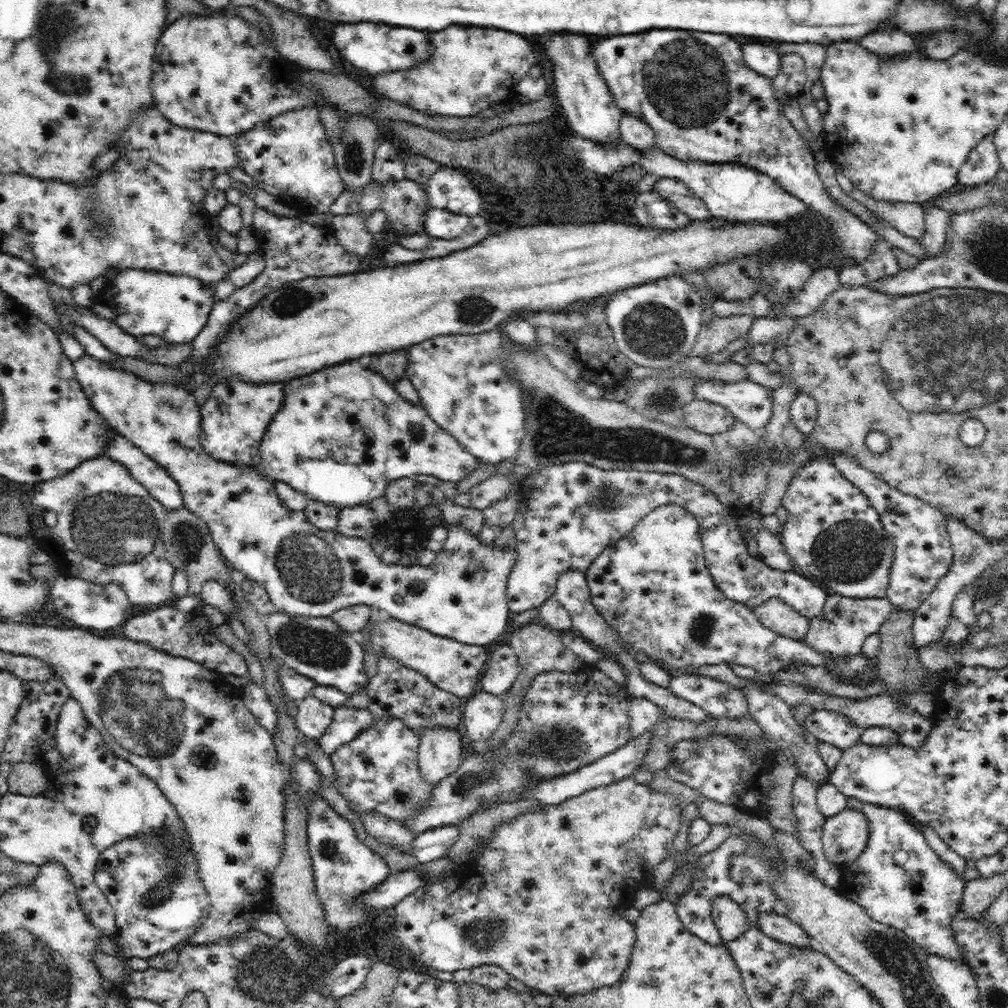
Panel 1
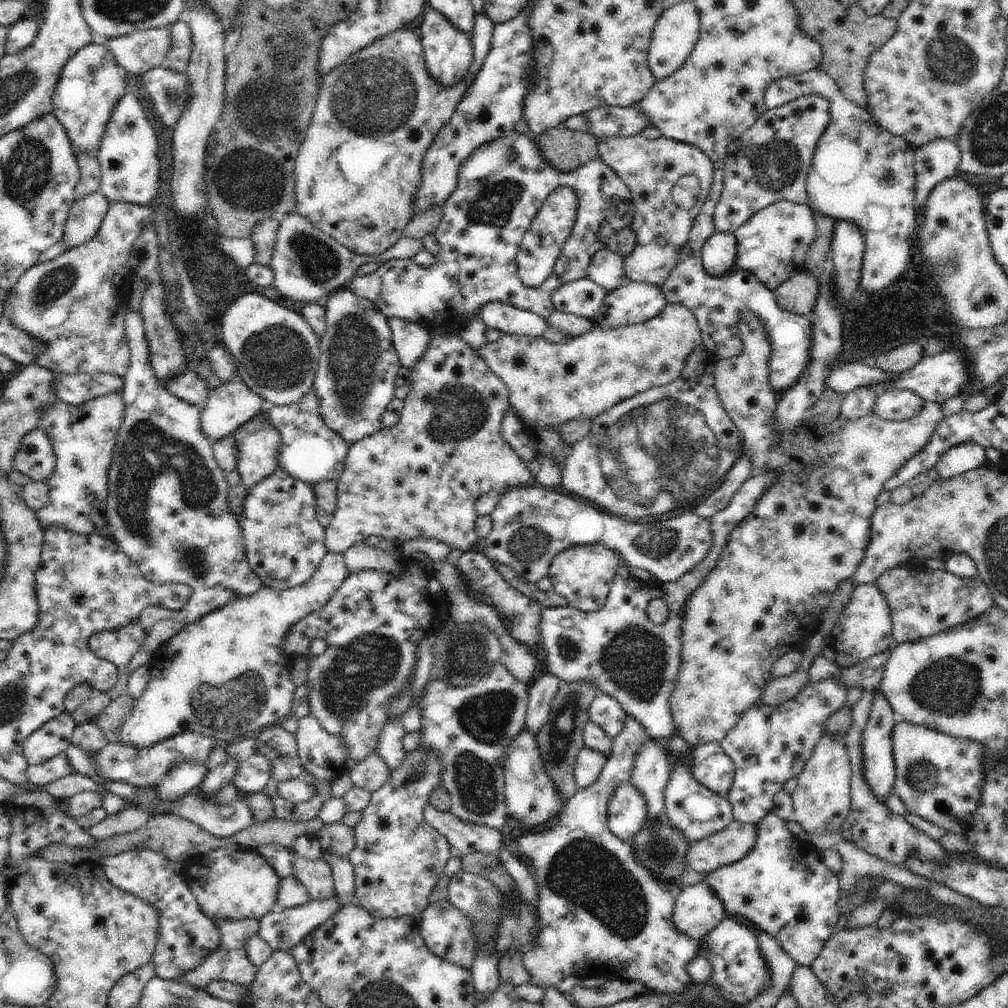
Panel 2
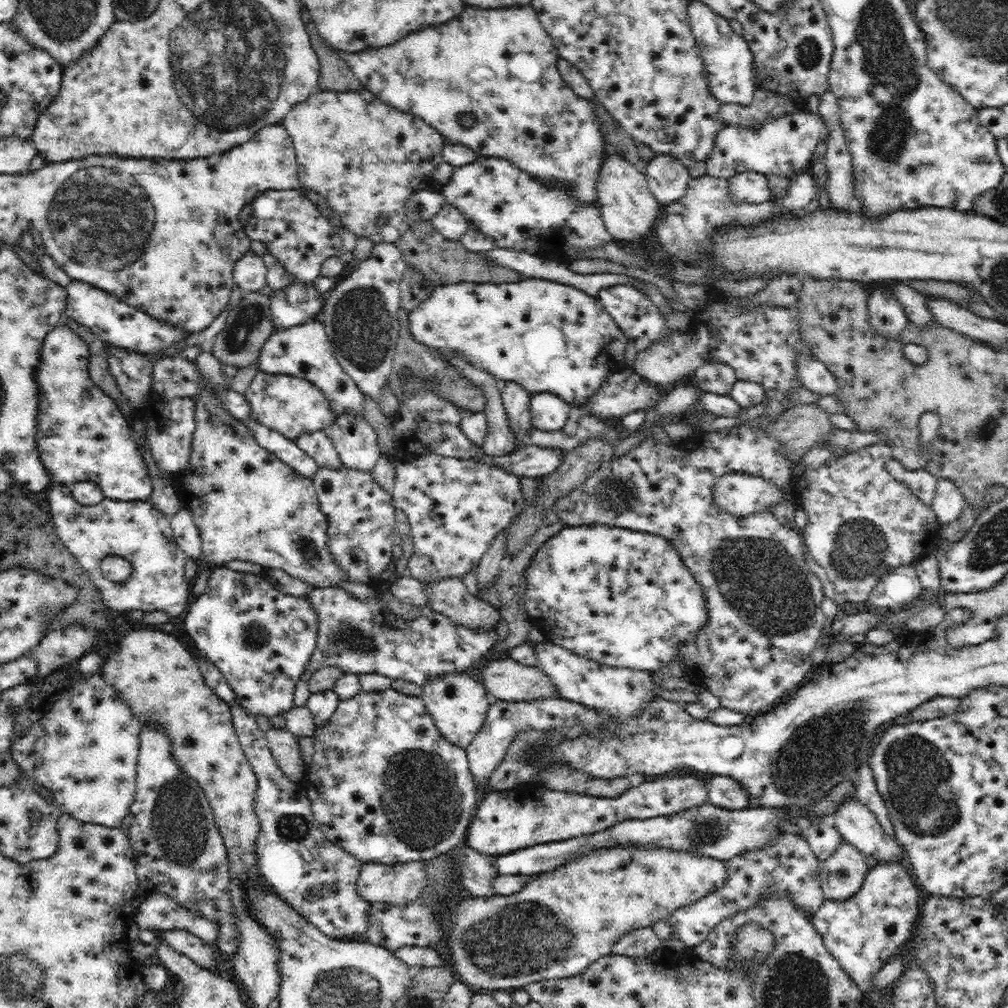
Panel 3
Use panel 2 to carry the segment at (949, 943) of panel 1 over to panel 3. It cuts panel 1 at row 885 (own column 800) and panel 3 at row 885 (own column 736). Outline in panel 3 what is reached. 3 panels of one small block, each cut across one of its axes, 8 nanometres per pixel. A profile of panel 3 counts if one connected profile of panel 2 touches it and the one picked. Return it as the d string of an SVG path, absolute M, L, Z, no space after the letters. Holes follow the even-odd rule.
M880 861L867 872L860 892L844 900L825 899L812 915L828 952L842 965L861 991L876 990L873 976L914 935L919 920L920 894L912 876L900 861Z

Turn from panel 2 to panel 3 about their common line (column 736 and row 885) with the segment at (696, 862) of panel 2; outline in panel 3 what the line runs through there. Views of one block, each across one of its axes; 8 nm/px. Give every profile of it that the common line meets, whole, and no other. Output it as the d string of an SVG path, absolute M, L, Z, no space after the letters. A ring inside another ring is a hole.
M843 840L821 868L820 884L824 898L844 900L856 896L868 871L866 855Z

